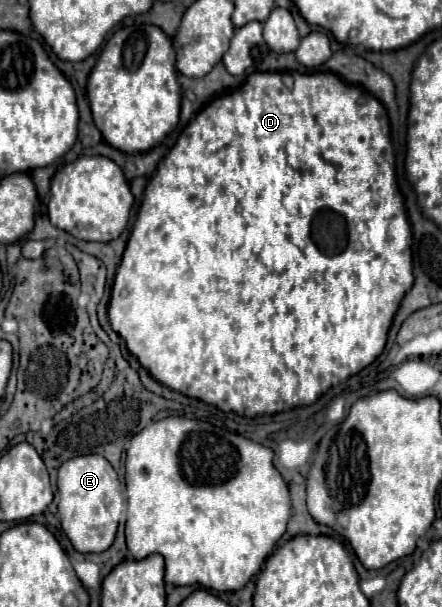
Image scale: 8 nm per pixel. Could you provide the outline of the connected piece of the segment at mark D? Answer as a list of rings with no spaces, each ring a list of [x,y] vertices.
[[[254,73],[242,89],[212,99],[192,119],[182,131],[178,145],[160,161],[154,177],[148,181],[122,263],[116,271],[108,301],[108,319],[112,329],[124,339],[128,351],[158,383],[226,413],[242,417],[274,415],[312,405],[332,385],[346,381],[378,359],[386,345],[392,317],[414,283],[410,245],[412,231],[394,177],[394,149],[384,105],[360,85],[342,83],[334,73]]]

